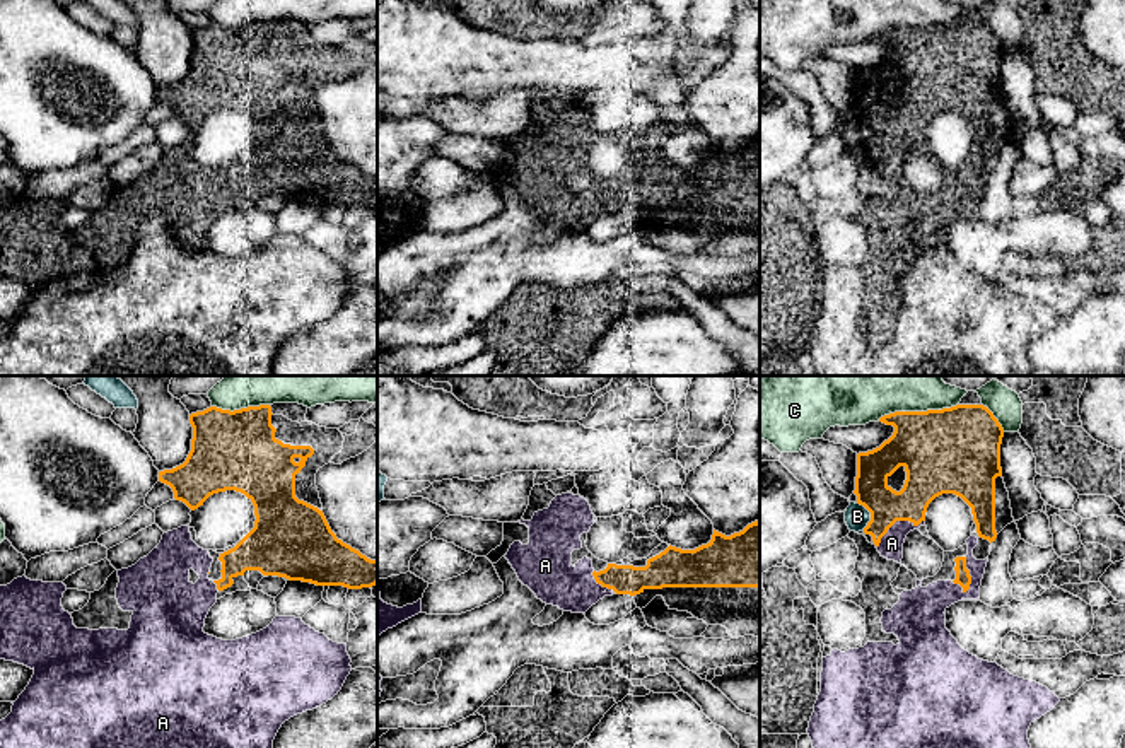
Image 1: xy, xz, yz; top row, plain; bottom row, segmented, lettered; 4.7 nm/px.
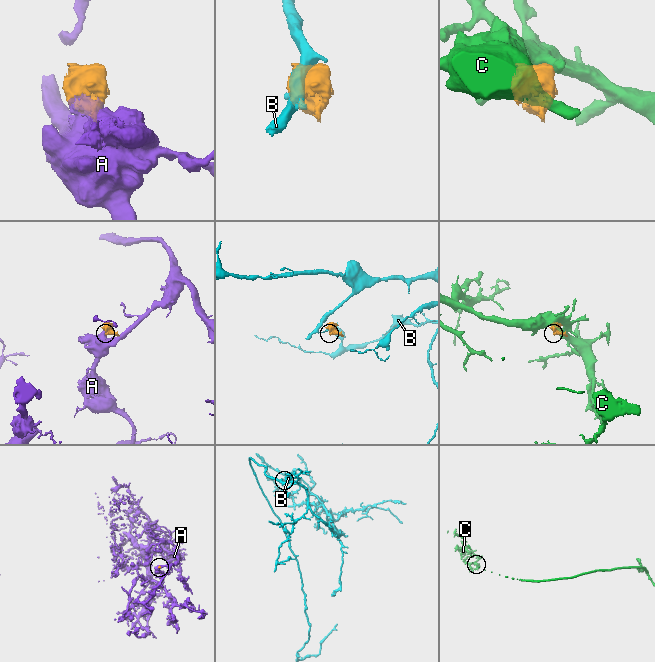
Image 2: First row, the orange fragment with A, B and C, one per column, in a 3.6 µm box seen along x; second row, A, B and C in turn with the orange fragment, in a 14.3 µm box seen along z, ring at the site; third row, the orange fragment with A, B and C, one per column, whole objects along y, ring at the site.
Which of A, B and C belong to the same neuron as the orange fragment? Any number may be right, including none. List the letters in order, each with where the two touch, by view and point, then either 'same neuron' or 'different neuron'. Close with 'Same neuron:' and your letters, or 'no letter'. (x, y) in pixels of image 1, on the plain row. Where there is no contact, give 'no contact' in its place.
A: meets orange in yz at (897, 137); same neuron
B: meets orange in yz at (871, 134); different neuron
C: meets orange in yz at (917, 29); different neuron
Same neuron: A

